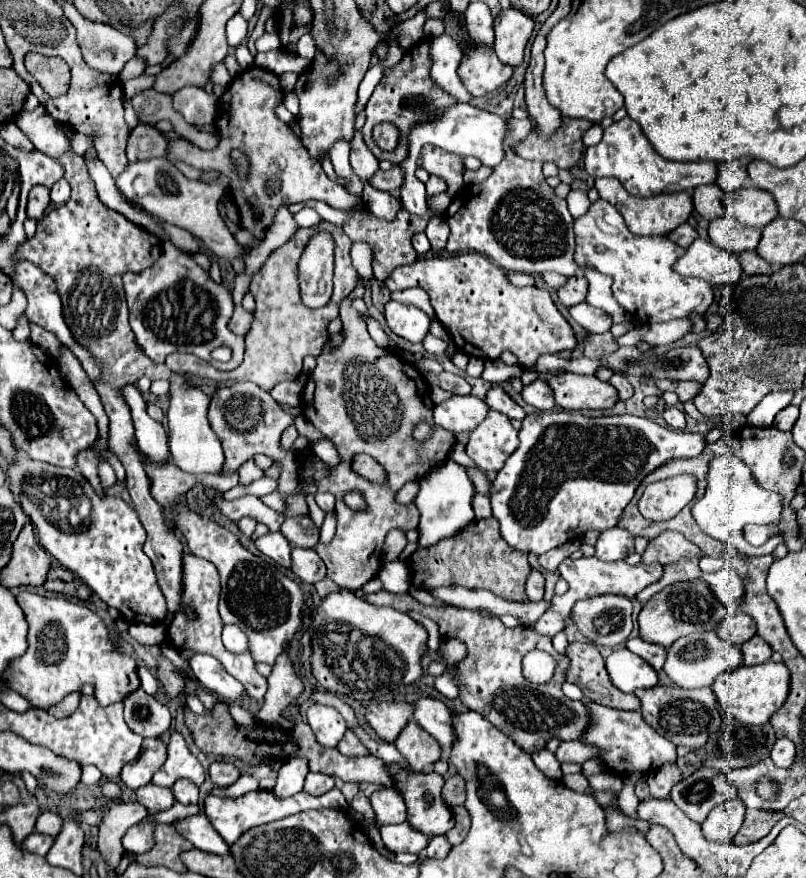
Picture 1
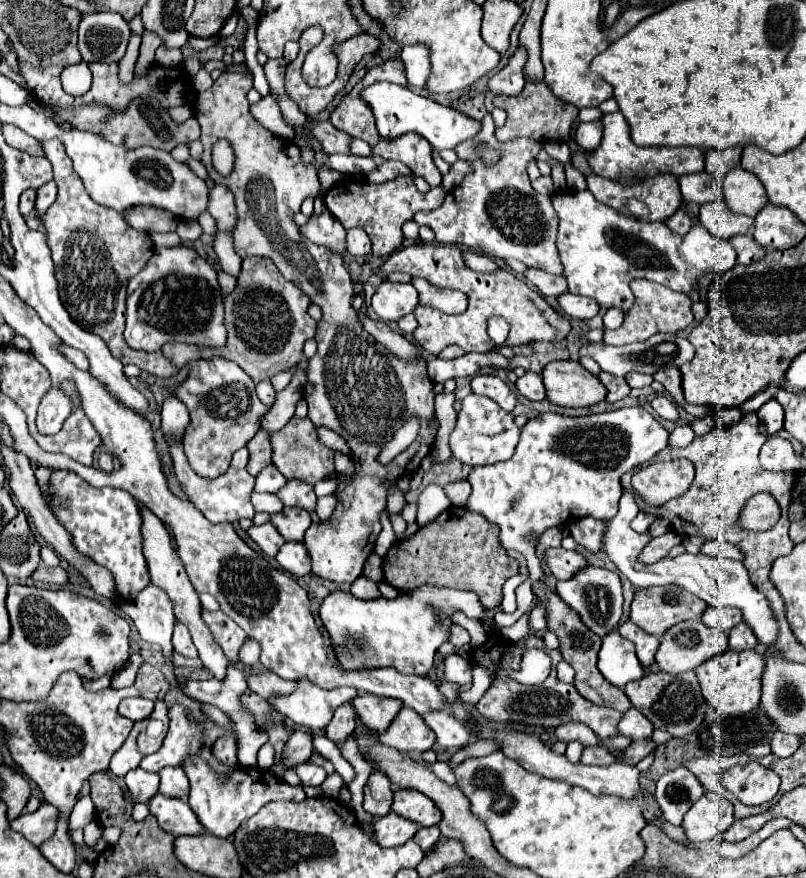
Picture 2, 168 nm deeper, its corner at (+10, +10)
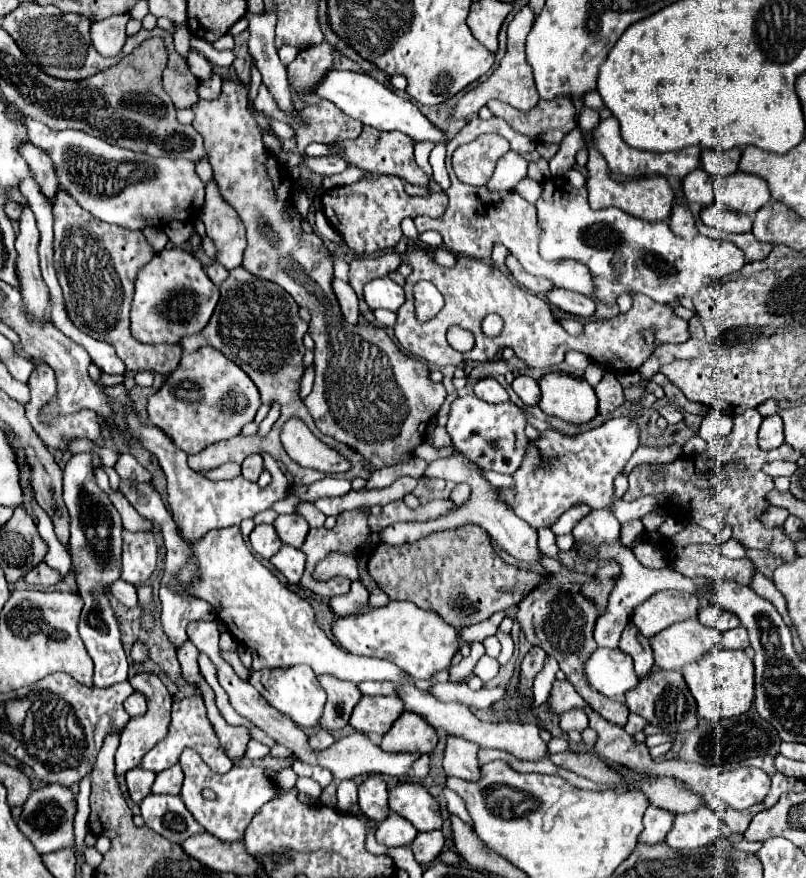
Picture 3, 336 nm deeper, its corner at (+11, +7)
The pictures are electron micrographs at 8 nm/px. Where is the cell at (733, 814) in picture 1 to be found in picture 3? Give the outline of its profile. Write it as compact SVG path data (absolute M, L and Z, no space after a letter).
M707 807L697 811L677 815L671 831L665 837L665 843L673 849L697 849L711 845L723 829L723 821Z

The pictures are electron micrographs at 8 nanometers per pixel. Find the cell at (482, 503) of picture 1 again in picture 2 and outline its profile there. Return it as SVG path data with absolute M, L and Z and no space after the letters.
M460 480L460 482L450 482L444 486L446 496L452 500L452 504L456 506L464 506L468 502L468 494L472 492L468 480Z

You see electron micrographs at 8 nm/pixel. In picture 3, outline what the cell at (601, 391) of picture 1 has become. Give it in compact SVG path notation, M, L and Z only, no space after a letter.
M547 373L539 381L543 413L559 417L573 425L583 425L597 415L597 395L593 387L567 373Z

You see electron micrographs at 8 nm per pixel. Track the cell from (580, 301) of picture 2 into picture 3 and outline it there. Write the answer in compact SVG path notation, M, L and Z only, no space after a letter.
M555 287L547 293L547 299L555 307L559 307L561 311L575 315L575 317L581 317L581 319L589 319L595 313L595 301L581 295L581 293L573 293L573 291Z

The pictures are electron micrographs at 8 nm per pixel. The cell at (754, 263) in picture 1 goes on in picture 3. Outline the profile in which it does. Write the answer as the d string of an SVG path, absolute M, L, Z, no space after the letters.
M741 233L741 235L727 235L729 241L733 241L737 247L741 247L745 251L747 261L761 261L769 255L769 251L773 249L771 243L763 243L757 241L753 237L753 233Z

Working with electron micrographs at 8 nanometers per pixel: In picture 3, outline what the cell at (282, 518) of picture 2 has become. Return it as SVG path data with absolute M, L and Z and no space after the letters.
M279 515L273 525L279 539L291 547L301 547L309 531L309 525L301 515Z

